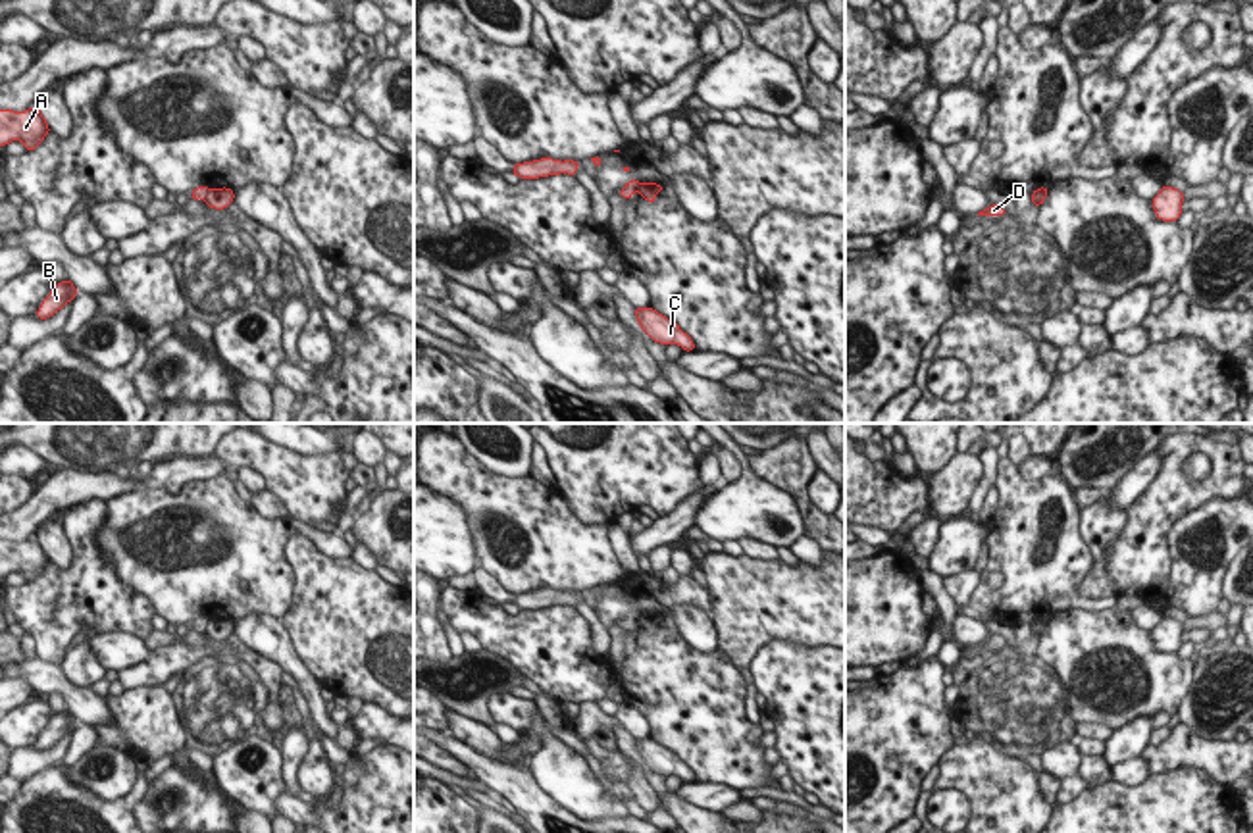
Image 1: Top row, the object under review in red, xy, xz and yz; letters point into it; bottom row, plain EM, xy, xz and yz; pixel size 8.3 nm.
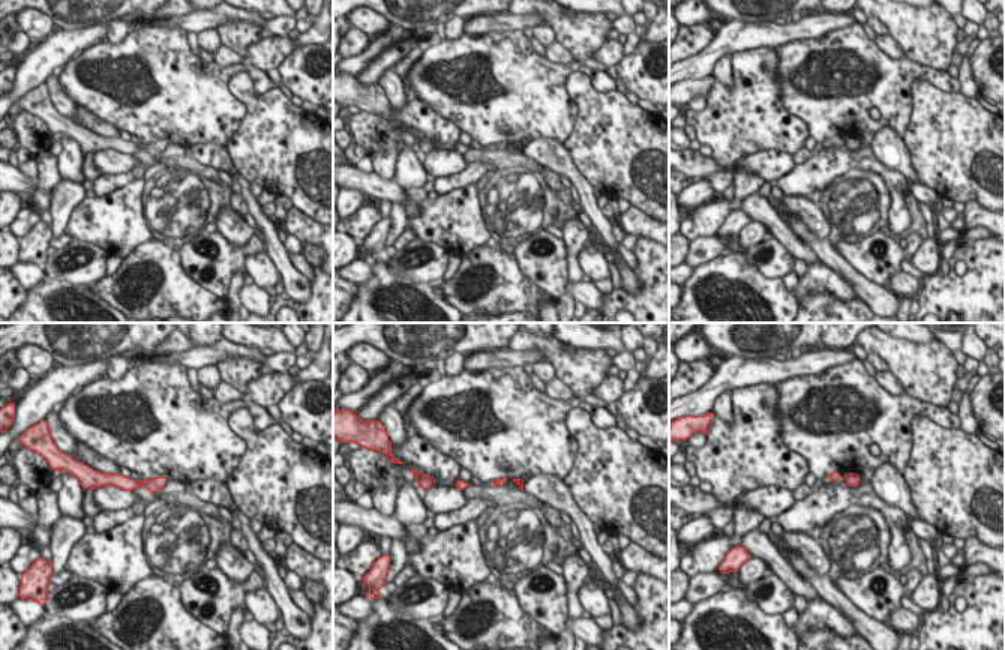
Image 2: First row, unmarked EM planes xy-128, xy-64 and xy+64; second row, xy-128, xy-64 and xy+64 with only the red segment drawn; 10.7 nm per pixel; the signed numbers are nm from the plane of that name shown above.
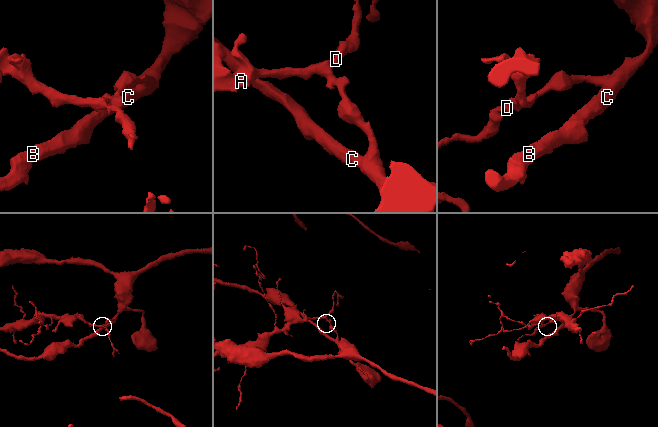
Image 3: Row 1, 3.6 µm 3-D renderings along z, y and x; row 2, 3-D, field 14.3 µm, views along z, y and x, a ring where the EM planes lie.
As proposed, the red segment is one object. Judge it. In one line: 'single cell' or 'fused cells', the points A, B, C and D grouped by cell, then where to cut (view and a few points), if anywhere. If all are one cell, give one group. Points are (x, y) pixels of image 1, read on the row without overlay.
fused cells | A D / B C | xz (641, 614), (638, 622)

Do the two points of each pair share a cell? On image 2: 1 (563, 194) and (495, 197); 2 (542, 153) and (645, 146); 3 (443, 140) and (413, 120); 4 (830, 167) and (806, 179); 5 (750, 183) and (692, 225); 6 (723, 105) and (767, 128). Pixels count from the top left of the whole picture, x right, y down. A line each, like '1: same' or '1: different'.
1: same
2: different
3: same
4: same
5: same
6: same

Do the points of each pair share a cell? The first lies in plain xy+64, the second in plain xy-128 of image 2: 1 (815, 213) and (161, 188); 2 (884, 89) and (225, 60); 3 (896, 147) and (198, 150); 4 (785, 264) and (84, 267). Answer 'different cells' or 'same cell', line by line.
1: different cells
2: different cells
3: same cell
4: same cell

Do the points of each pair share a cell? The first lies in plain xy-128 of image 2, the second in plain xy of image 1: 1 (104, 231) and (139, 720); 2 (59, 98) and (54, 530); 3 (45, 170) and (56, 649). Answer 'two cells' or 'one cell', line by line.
1: one cell
2: one cell
3: one cell

